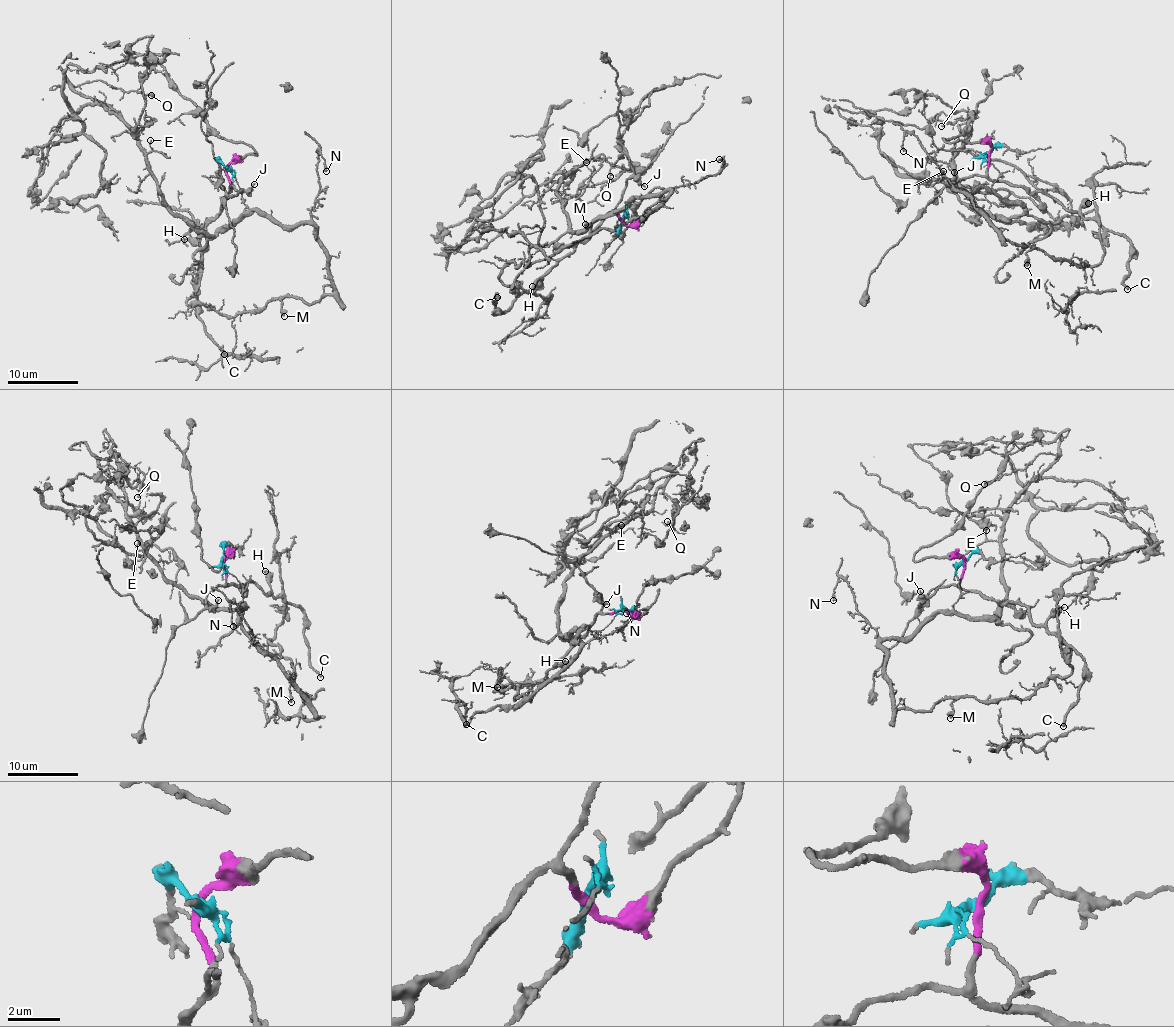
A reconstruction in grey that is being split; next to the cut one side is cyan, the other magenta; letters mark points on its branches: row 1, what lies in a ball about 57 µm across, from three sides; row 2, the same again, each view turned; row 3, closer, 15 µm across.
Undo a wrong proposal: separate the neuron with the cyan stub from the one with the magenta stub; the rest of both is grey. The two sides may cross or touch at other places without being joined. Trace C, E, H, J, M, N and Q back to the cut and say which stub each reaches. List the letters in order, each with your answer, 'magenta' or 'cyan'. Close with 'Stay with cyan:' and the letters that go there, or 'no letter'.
C: magenta
E: cyan
H: magenta
J: magenta
M: cyan
N: cyan
Q: cyan
Stay with cyan: E, M, N, Q

